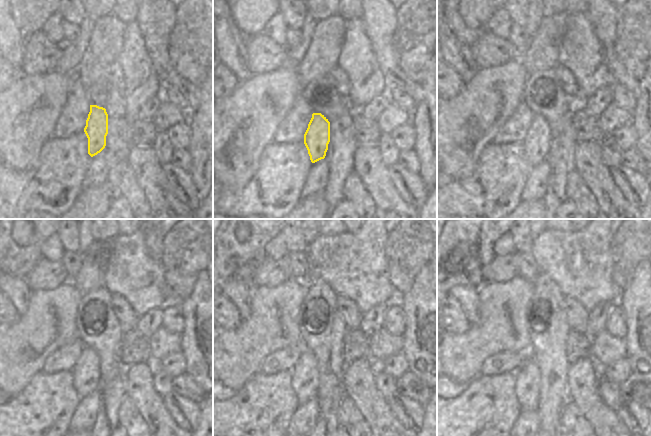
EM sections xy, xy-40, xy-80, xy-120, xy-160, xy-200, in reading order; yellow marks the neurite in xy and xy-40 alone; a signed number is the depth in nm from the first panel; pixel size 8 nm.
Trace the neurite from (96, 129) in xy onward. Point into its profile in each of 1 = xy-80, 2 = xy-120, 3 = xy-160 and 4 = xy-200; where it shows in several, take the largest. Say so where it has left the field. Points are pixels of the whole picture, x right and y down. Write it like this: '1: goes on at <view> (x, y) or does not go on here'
1: goes on at xy-80 (537, 143)
2: goes on at xy-120 (86, 372)
3: goes on at xy-160 (305, 373)
4: goes on at xy-200 (527, 388)

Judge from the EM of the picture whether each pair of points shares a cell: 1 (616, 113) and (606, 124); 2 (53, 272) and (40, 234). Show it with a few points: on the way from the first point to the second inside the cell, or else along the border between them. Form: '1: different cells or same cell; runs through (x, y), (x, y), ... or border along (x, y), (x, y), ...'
1: same cell; runs through (614, 116), (609, 122)
2: different cells; border along (42, 257), (27, 275)

